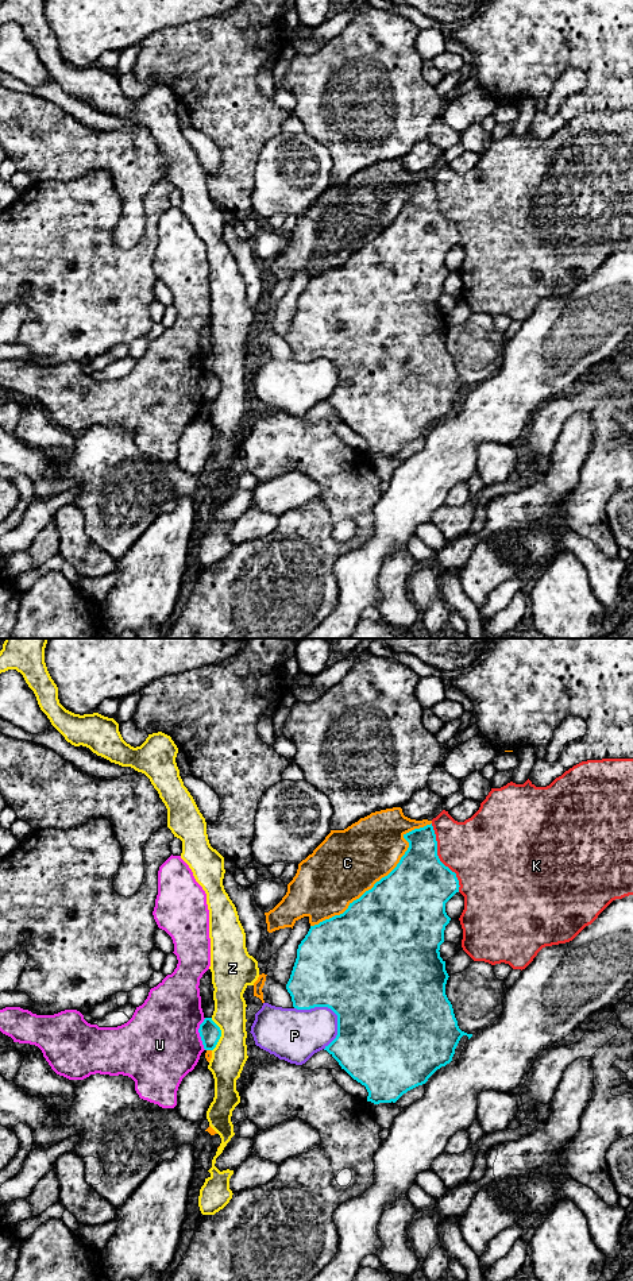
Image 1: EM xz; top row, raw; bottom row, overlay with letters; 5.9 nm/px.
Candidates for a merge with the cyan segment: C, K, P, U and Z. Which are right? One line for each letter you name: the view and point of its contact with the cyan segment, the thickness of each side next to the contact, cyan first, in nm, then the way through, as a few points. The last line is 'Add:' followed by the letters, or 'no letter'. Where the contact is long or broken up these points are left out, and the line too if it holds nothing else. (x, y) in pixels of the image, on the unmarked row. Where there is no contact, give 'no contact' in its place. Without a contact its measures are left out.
K: contact xz (439, 211); calibres 380 and 400 nm
Add: K

